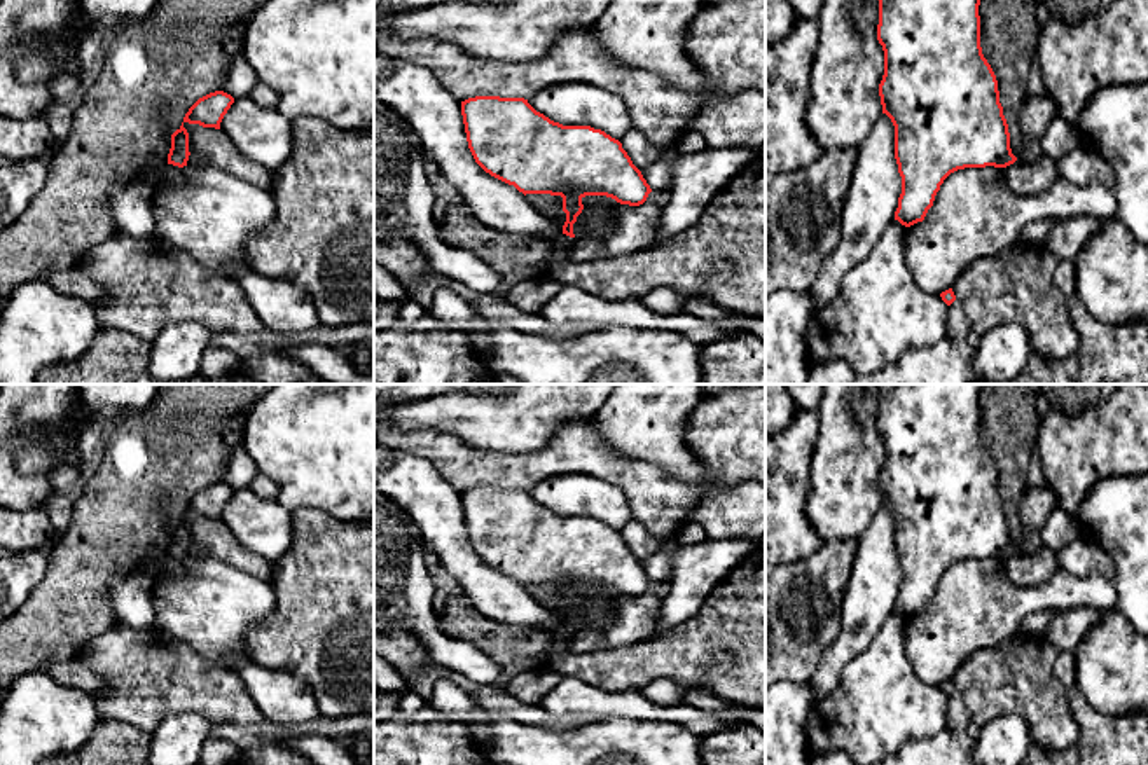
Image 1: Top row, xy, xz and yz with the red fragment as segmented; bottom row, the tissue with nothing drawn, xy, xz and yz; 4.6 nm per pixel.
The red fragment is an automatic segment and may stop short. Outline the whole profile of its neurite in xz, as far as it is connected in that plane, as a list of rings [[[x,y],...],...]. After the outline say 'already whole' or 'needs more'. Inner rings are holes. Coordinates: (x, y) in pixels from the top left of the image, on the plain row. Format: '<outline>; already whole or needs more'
[[[475,487],[461,493],[468,540],[491,568],[526,585],[563,589],[563,625],[575,629],[573,615],[585,587],[606,587],[620,596],[640,597],[652,583],[622,534],[591,517],[563,517],[536,503],[524,489]]]; already whole

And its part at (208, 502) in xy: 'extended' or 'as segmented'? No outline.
as segmented

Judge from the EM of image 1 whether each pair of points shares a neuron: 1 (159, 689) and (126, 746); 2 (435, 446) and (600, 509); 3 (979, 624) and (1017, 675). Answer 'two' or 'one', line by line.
1: two
2: two
3: two

